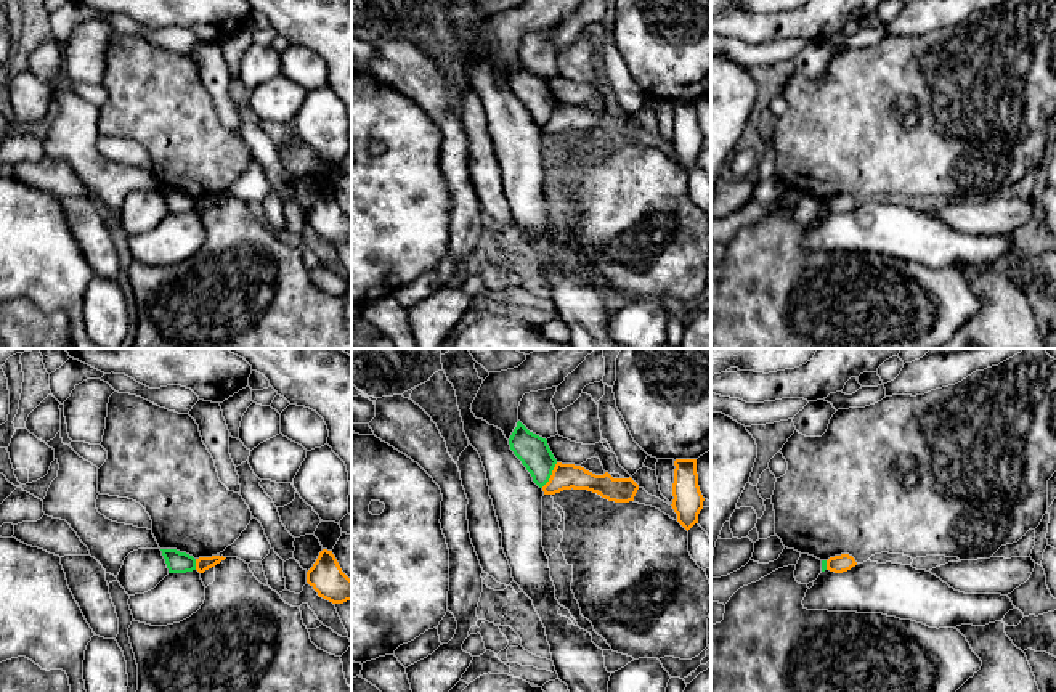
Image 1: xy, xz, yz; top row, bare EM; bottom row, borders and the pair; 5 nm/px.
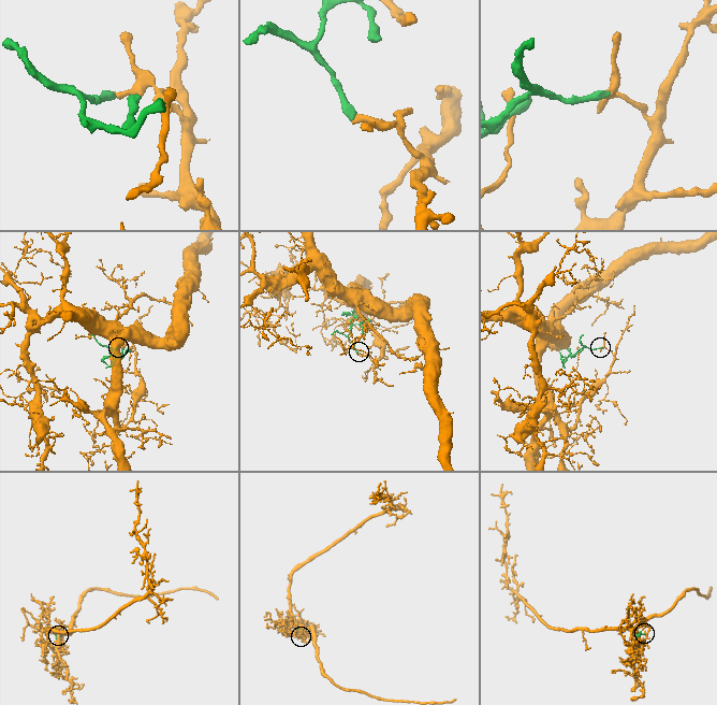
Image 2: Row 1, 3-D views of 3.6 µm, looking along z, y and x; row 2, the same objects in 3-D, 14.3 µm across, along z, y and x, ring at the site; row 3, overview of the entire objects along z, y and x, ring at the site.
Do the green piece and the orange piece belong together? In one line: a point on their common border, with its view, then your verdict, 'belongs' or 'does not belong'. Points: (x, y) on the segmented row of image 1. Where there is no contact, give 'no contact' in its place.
xz (551, 474) | does not belong

